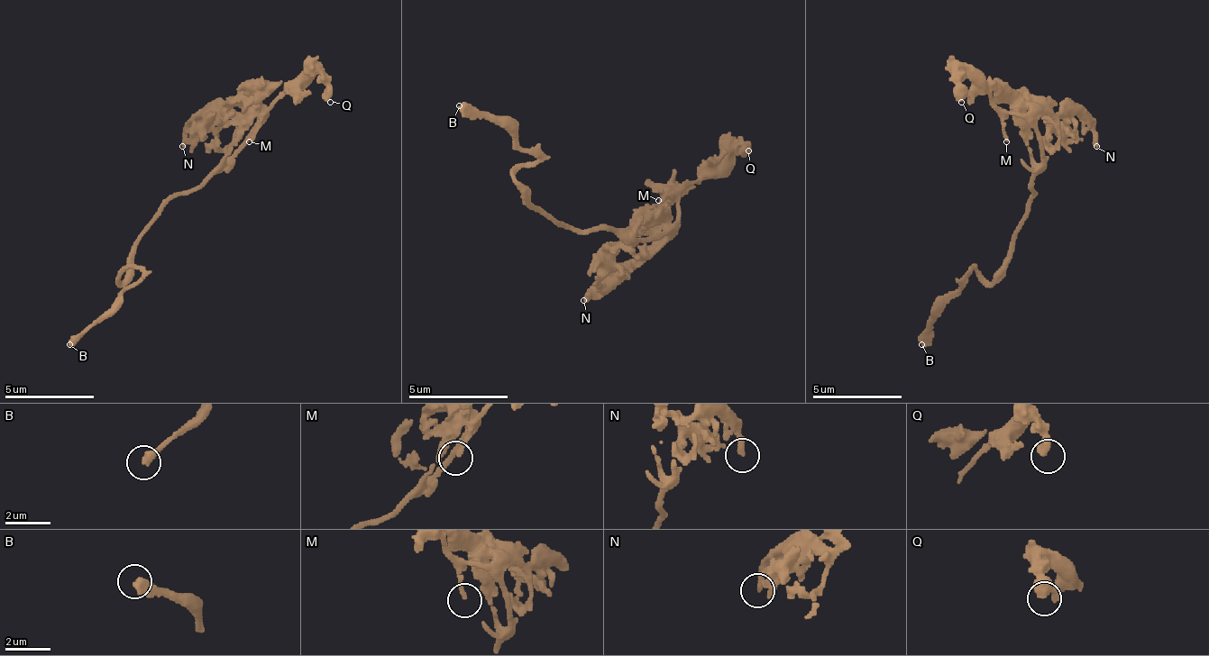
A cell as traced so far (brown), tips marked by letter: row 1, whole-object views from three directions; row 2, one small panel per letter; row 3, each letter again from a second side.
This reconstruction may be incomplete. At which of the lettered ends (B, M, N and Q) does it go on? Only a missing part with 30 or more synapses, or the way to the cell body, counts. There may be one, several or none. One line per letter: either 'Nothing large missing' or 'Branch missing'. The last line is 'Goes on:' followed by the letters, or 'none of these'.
B: Branch missing
M: Nothing large missing
N: Nothing large missing
Q: Nothing large missing
Goes on: B

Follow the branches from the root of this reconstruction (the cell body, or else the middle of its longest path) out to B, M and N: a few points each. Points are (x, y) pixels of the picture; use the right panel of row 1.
B: (1029, 209), (1011, 245), (1006, 263), (988, 281), (975, 268), (966, 286), (935, 317), (935, 331), (921, 344)
M: (1029, 209), (1033, 195), (1033, 155), (1029, 150), (1029, 138), (1011, 120), (1002, 129), (1006, 141)
N: (1029, 209), (1033, 173), (1047, 159), (1047, 141), (1056, 133), (1074, 133), (1083, 124), (1092, 133), (1096, 146)

